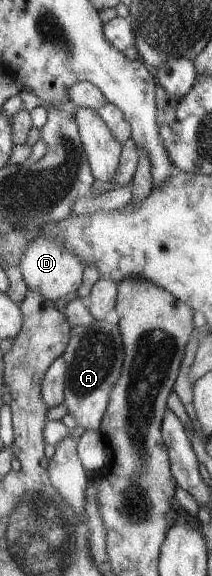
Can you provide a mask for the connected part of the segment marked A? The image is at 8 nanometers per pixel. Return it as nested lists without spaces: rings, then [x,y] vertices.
[[[94,320],[87,326],[74,326],[69,347],[63,353],[70,362],[62,412],[70,413],[86,430],[100,430],[108,396],[119,378],[123,349],[119,325],[106,320]]]

